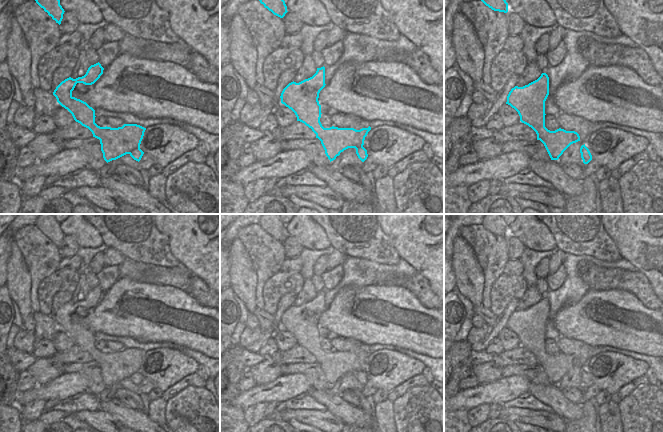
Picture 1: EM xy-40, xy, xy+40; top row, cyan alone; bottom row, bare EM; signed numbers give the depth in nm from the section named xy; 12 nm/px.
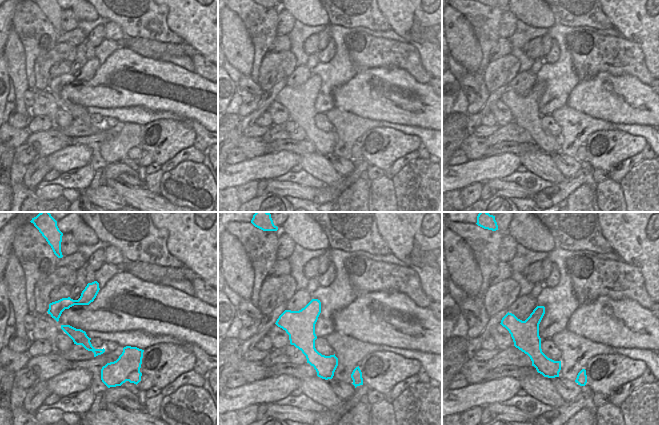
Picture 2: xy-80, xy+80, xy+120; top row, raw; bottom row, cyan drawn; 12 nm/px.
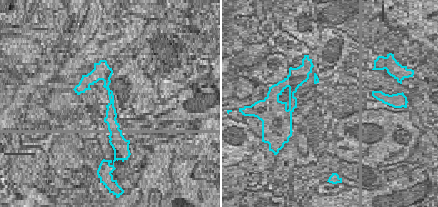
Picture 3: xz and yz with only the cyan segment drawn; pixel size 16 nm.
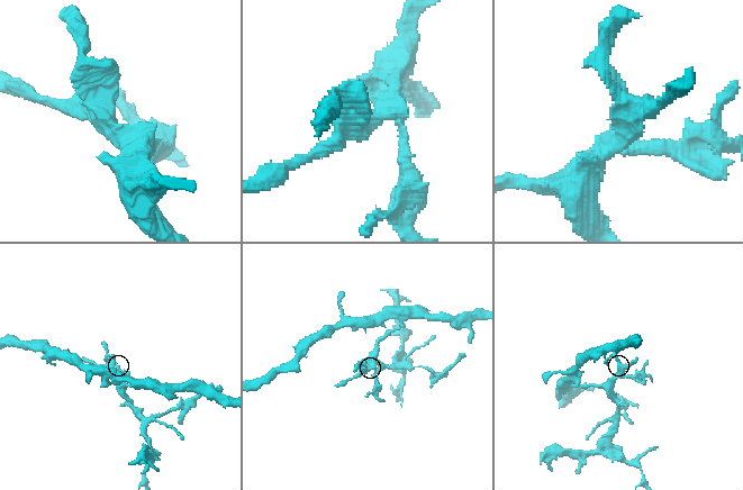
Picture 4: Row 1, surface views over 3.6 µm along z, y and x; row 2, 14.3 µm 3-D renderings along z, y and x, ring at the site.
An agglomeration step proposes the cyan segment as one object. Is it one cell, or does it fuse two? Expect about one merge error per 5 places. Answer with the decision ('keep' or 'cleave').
keep

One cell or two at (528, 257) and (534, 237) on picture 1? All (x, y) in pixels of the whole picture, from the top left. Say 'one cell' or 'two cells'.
two cells

